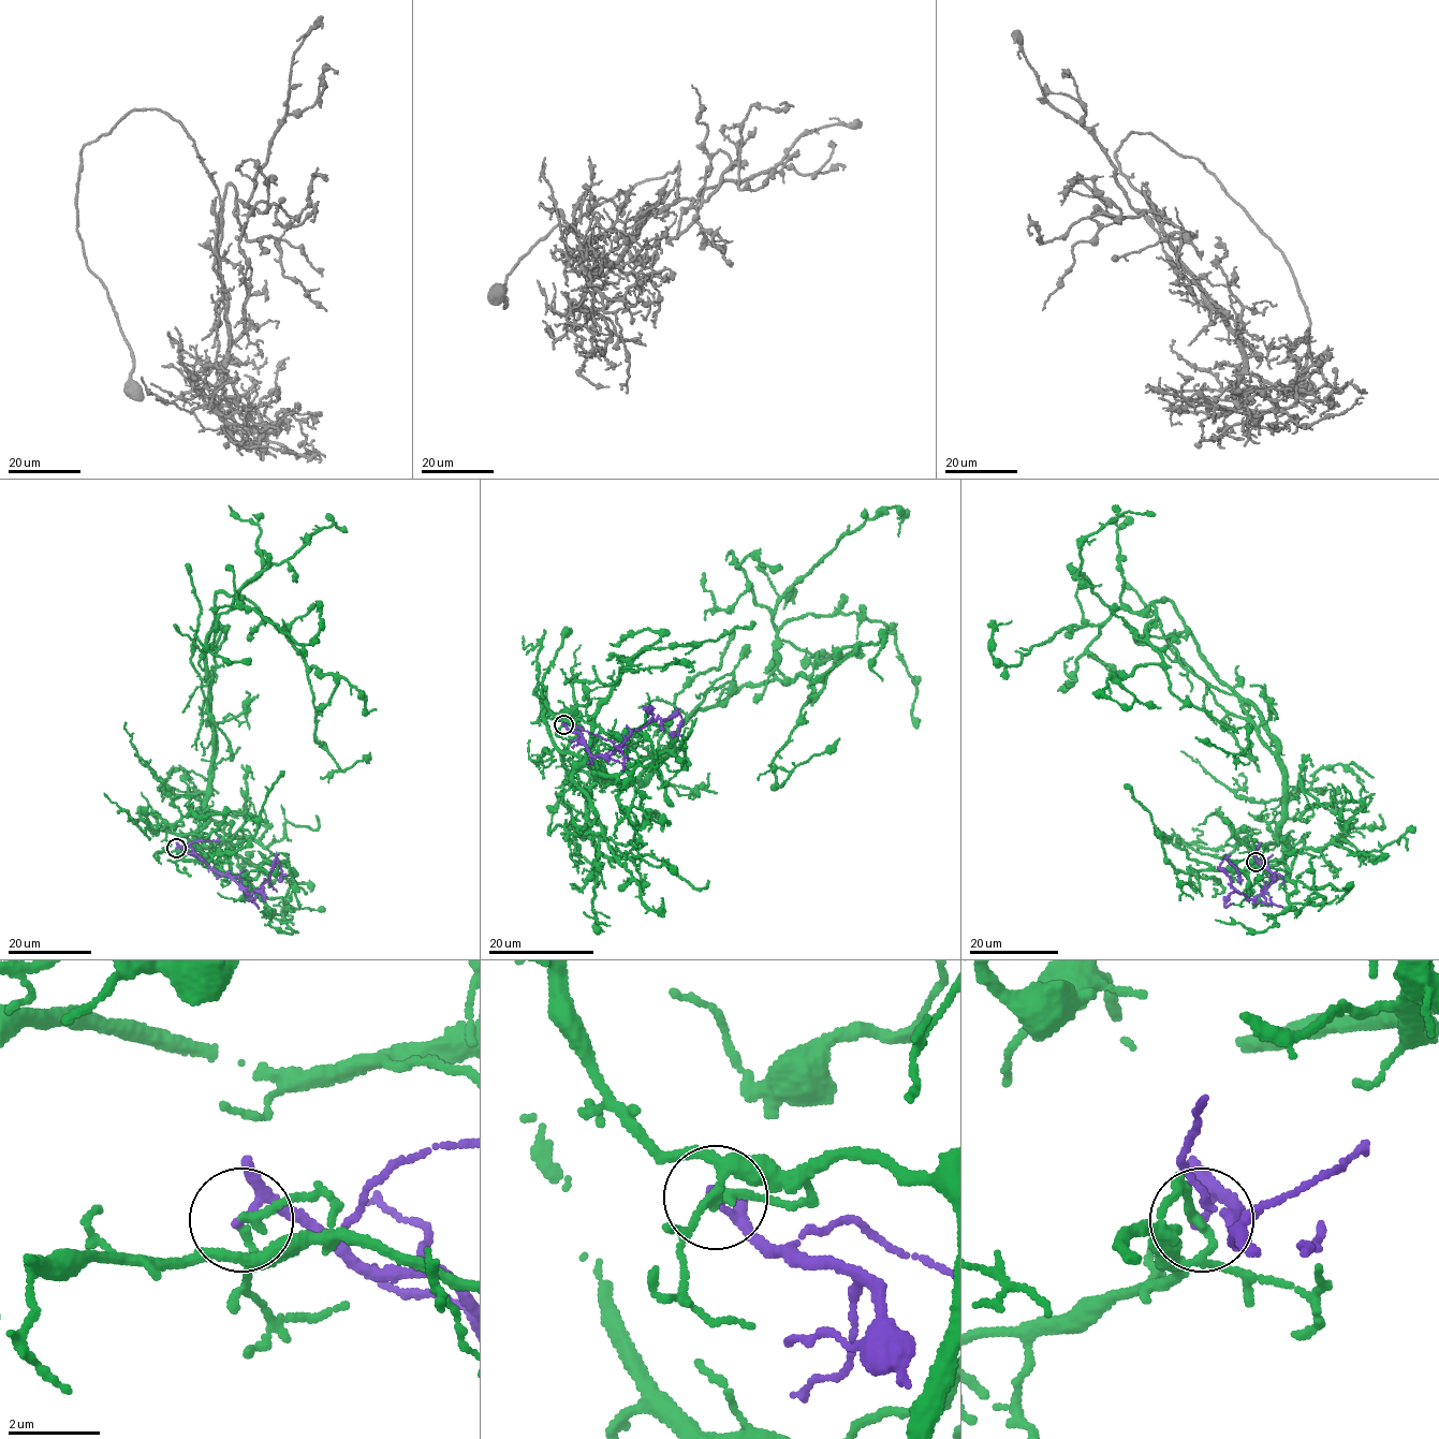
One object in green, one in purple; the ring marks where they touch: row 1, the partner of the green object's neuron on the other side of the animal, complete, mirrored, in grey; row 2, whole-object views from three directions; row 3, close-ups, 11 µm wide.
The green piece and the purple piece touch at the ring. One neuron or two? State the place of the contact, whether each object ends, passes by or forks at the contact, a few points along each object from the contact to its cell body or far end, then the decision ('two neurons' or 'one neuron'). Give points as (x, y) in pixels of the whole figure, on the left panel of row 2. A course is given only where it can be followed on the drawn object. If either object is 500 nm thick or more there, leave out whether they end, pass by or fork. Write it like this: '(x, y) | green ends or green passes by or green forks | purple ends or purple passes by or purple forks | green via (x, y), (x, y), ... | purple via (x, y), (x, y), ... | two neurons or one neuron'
(176, 848) | green forks | purple passes by | green via (176, 848), (206, 859), (216, 593), (245, 596), (298, 650), (314, 740), (341, 771), (369, 752) | purple via (176, 848), (193, 852), (218, 872), (229, 874), (251, 894), (270, 878), (276, 856), (281, 869), (280, 882) | two neurons

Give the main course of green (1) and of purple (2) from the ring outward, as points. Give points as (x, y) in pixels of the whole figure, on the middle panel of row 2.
1: (563, 724), (591, 725), (578, 764), (628, 783), (701, 709), (803, 674), (816, 696), (776, 786), (839, 738)
2: (563, 724), (579, 734), (593, 757), (612, 754), (629, 735), (677, 711), (681, 719), (678, 733), (671, 733)

